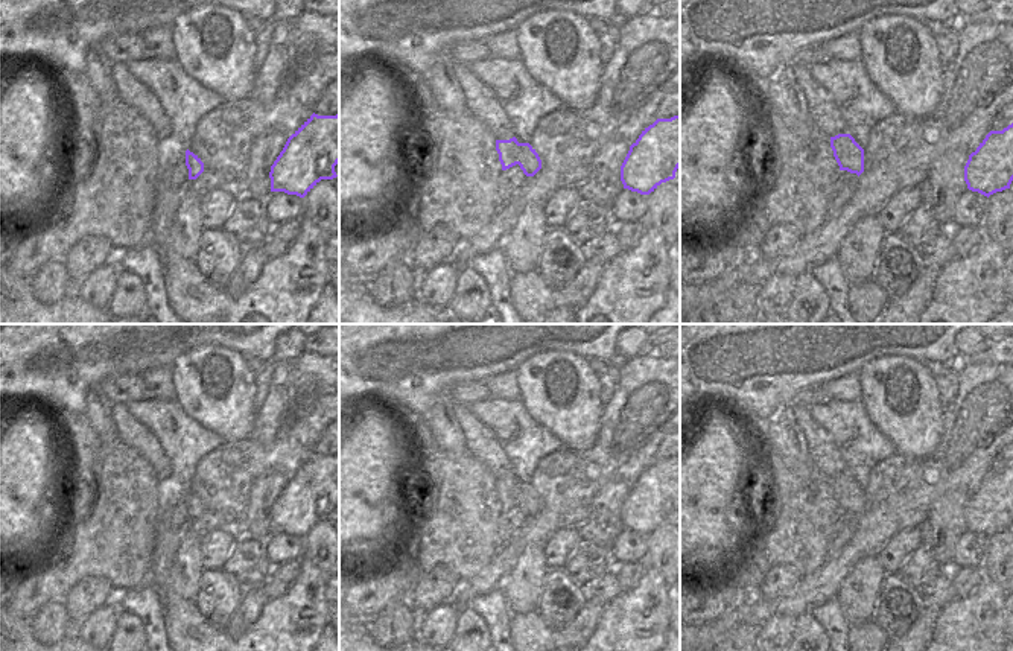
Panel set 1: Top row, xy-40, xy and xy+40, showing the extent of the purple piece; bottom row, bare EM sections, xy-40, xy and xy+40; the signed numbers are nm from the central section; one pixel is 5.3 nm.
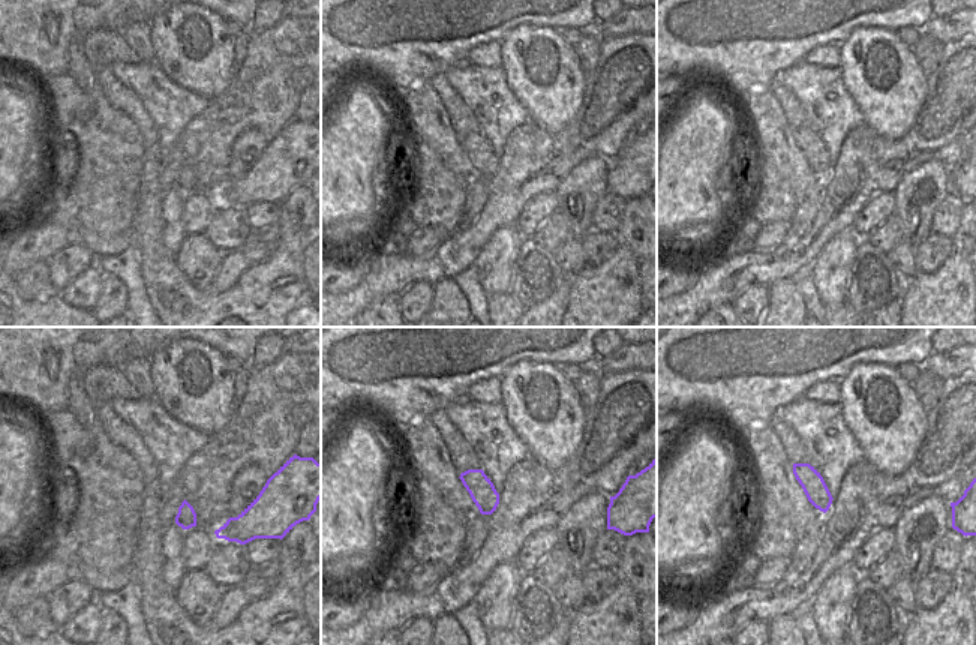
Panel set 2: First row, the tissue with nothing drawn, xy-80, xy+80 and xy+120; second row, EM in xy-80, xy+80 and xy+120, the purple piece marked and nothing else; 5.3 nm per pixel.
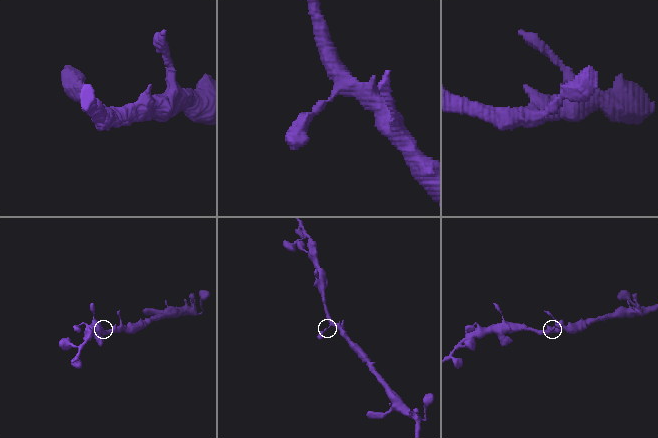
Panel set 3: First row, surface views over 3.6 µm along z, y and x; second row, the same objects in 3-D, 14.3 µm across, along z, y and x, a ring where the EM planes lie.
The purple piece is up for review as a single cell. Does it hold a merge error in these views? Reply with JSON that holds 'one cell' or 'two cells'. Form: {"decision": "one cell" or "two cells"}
{"decision": "one cell"}

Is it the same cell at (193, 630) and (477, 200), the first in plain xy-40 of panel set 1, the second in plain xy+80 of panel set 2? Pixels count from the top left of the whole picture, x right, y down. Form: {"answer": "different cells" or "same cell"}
{"answer": "different cells"}

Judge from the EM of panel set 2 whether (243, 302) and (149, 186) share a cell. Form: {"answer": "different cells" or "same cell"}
{"answer": "same cell"}

